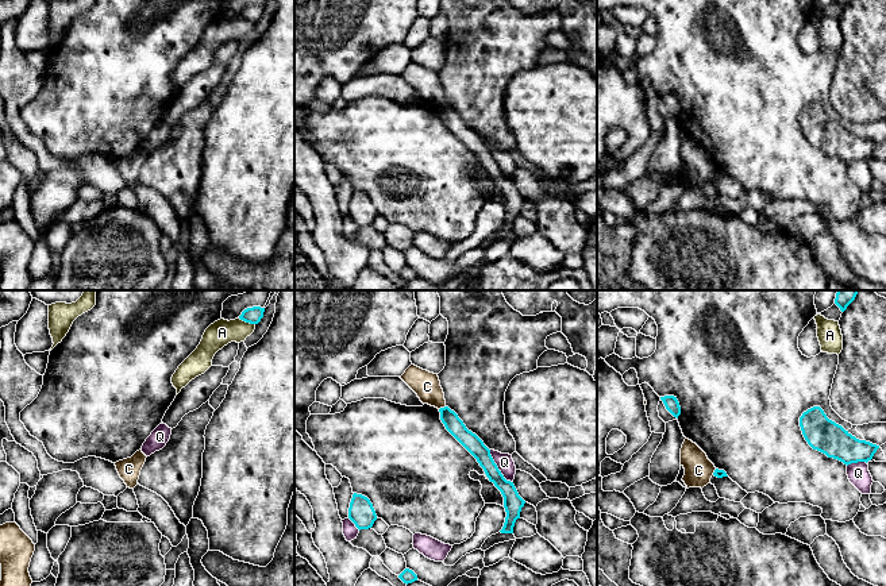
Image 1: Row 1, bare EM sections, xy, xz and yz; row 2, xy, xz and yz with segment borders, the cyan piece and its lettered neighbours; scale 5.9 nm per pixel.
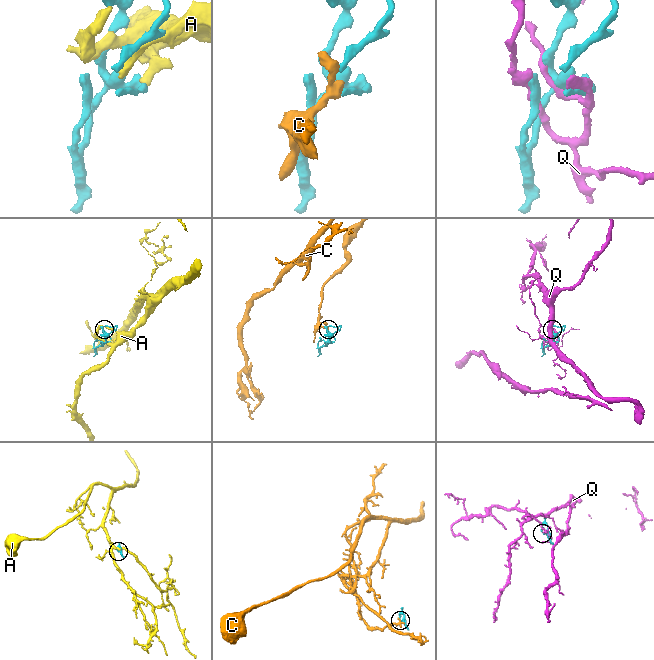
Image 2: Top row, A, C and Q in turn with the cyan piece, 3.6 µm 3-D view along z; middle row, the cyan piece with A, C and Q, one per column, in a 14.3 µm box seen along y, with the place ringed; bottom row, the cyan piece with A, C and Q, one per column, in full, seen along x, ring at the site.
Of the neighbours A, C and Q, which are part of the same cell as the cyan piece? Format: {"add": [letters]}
{"add": []}

